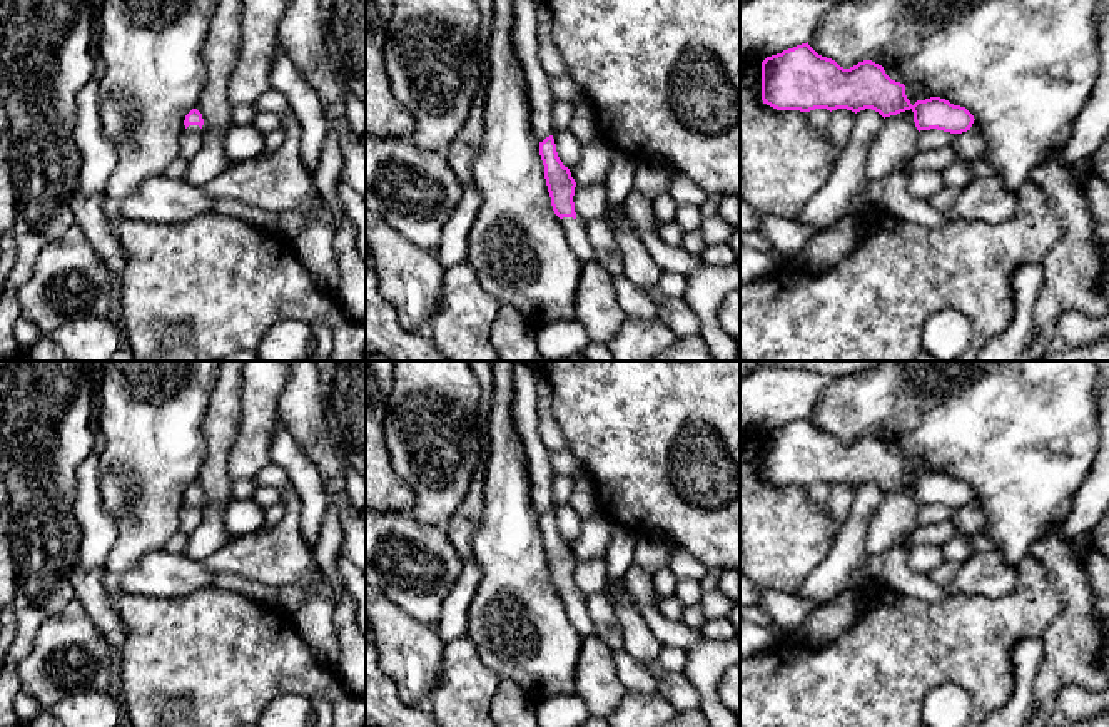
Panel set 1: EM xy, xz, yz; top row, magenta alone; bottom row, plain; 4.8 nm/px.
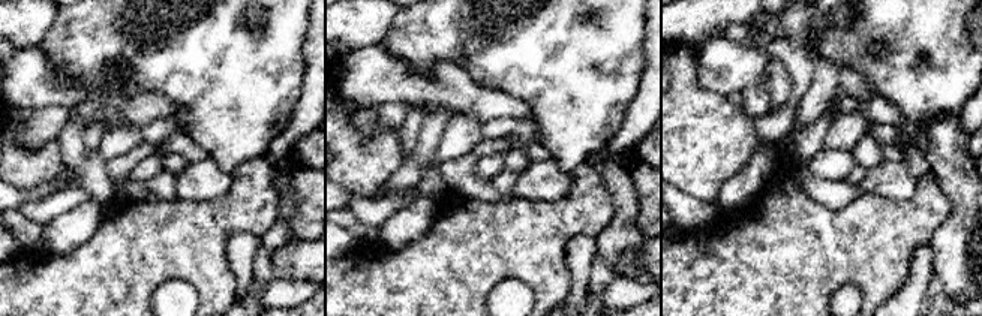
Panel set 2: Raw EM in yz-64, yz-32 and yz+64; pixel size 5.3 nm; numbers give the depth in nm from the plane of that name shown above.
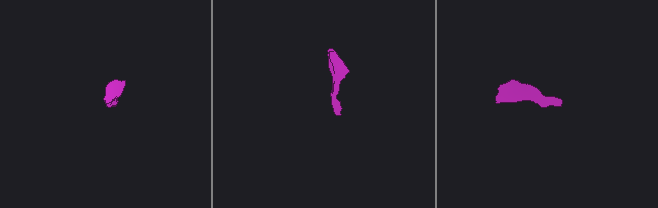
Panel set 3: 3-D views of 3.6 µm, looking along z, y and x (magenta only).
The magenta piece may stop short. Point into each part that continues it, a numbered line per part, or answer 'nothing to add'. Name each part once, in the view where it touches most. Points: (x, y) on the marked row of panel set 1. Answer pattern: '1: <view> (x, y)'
1: xz (575, 229)

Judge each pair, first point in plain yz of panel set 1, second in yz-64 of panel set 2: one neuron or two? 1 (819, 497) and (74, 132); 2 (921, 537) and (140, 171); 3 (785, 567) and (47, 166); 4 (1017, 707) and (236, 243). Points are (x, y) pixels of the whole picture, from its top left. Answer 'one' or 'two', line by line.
1: two
2: two
3: one
4: one

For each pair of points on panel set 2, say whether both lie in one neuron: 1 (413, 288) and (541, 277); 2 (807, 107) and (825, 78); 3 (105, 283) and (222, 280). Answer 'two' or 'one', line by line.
1: one
2: one
3: one

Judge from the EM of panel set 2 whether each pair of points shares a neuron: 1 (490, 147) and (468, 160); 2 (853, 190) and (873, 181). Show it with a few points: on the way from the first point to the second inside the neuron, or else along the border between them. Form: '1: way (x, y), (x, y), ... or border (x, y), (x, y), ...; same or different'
1: way (485, 147), (474, 155); same
2: border (858, 184), (862, 193); different

